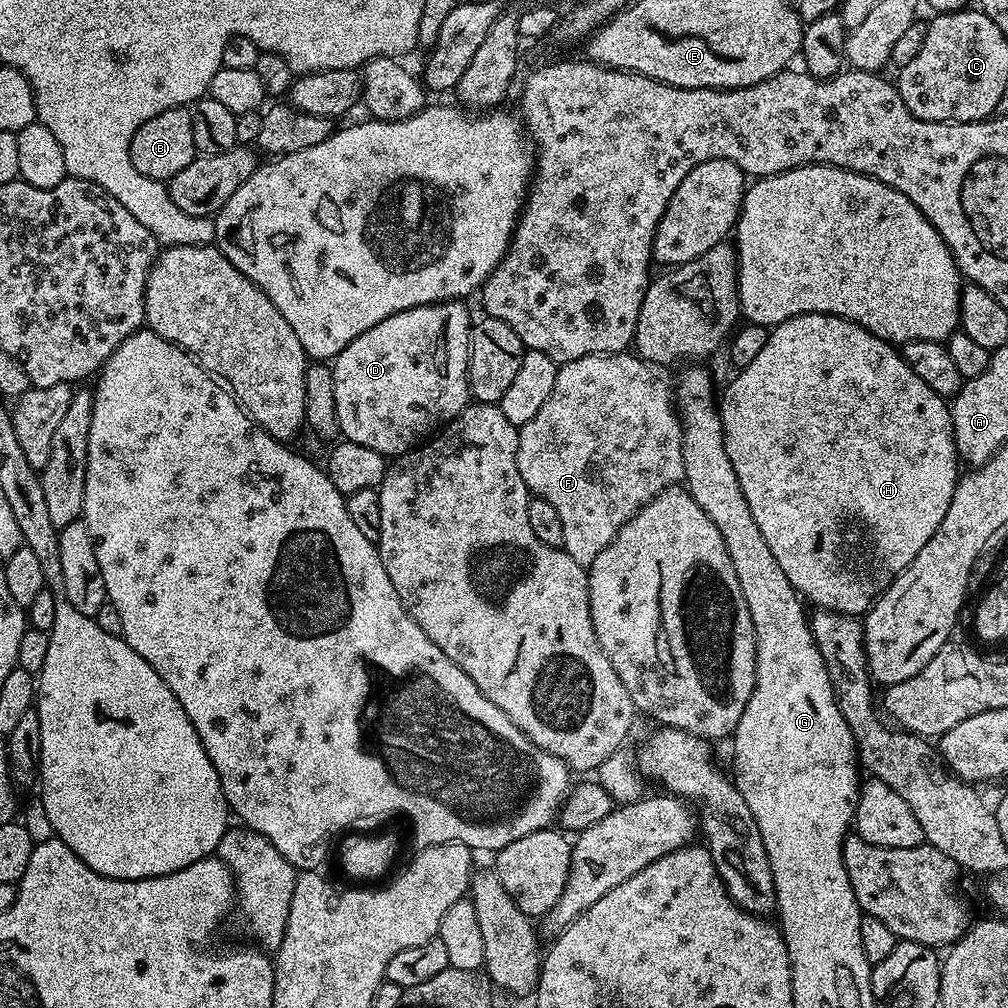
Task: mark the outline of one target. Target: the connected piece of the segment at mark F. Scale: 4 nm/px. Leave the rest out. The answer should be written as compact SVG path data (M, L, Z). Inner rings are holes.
M631 351L609 352L603 356L587 356L586 358L574 358L570 362L559 365L554 378L554 390L550 398L530 418L530 422L519 425L518 431L518 474L522 474L522 482L526 482L529 493L537 500L550 502L554 506L554 511L558 513L558 518L562 522L562 542L566 554L574 558L574 562L582 565L589 565L610 546L610 542L622 530L622 526L631 516L636 515L636 511L642 506L646 506L658 494L662 494L667 488L679 485L684 479L684 459L682 458L682 428L680 417L674 407L674 392L662 377L656 376L657 369L649 364L647 360L640 359Z

